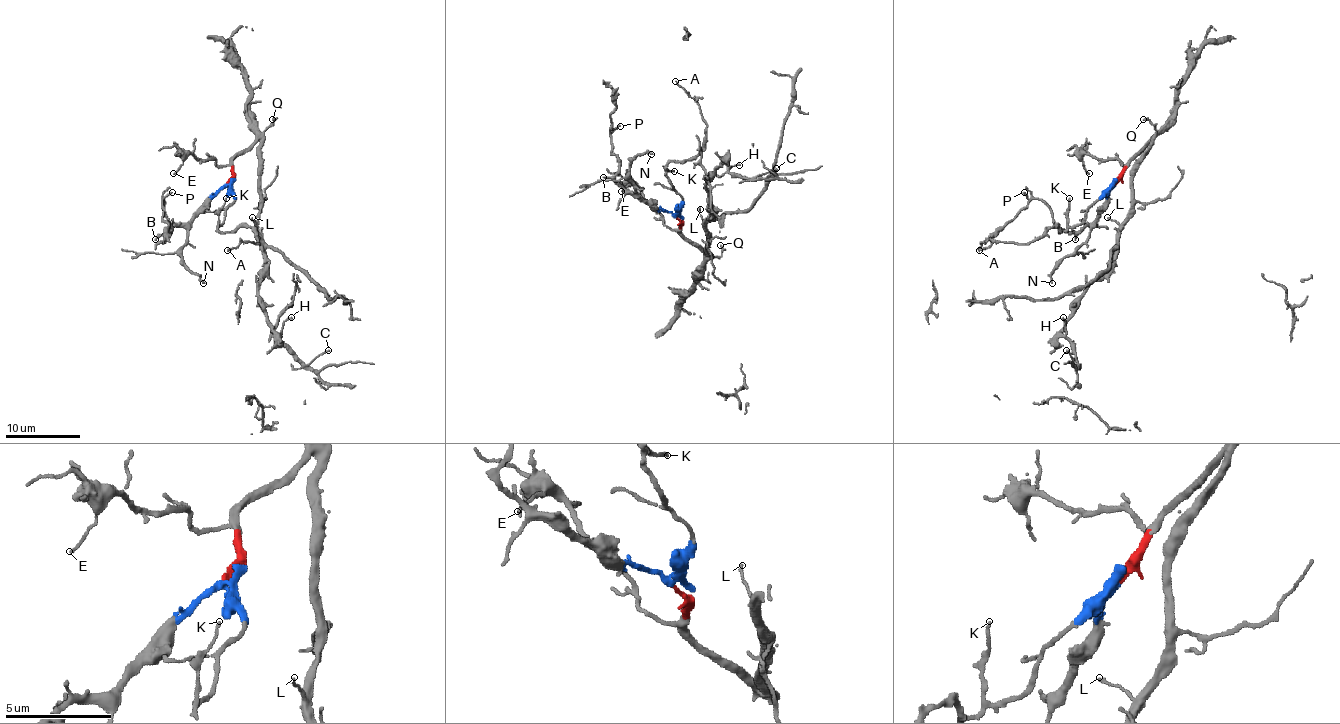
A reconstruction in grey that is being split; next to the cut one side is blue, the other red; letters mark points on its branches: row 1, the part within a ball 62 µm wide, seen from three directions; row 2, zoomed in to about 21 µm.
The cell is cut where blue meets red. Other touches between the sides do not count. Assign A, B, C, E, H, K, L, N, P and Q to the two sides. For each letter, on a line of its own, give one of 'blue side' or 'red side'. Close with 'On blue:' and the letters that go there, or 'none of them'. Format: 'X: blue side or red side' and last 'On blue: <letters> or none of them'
A: blue side
B: blue side
C: red side
E: red side
H: red side
K: blue side
L: red side
N: blue side
P: blue side
Q: red side
On blue: A, B, K, N, P

